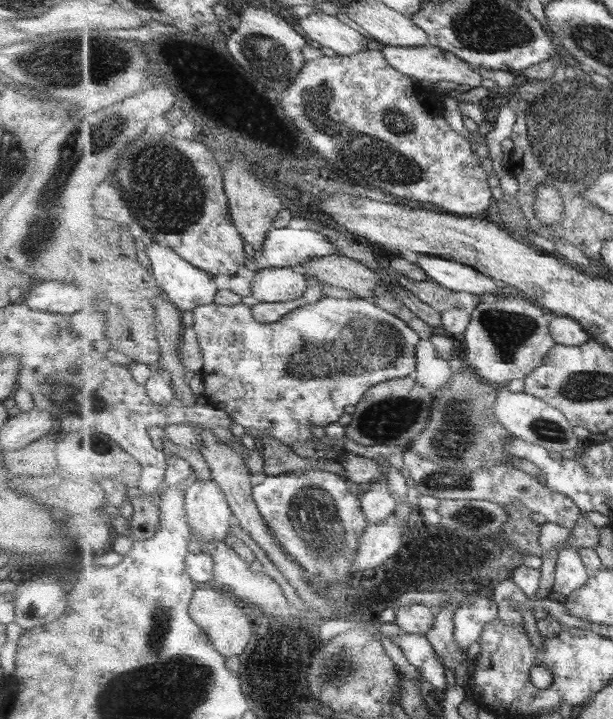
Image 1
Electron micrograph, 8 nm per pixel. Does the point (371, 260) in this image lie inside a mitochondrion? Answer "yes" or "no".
no

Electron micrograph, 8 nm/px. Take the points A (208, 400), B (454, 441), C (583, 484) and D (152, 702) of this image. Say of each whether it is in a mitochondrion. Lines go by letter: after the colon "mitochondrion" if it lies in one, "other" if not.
A: other
B: mitochondrion
C: other
D: mitochondrion

